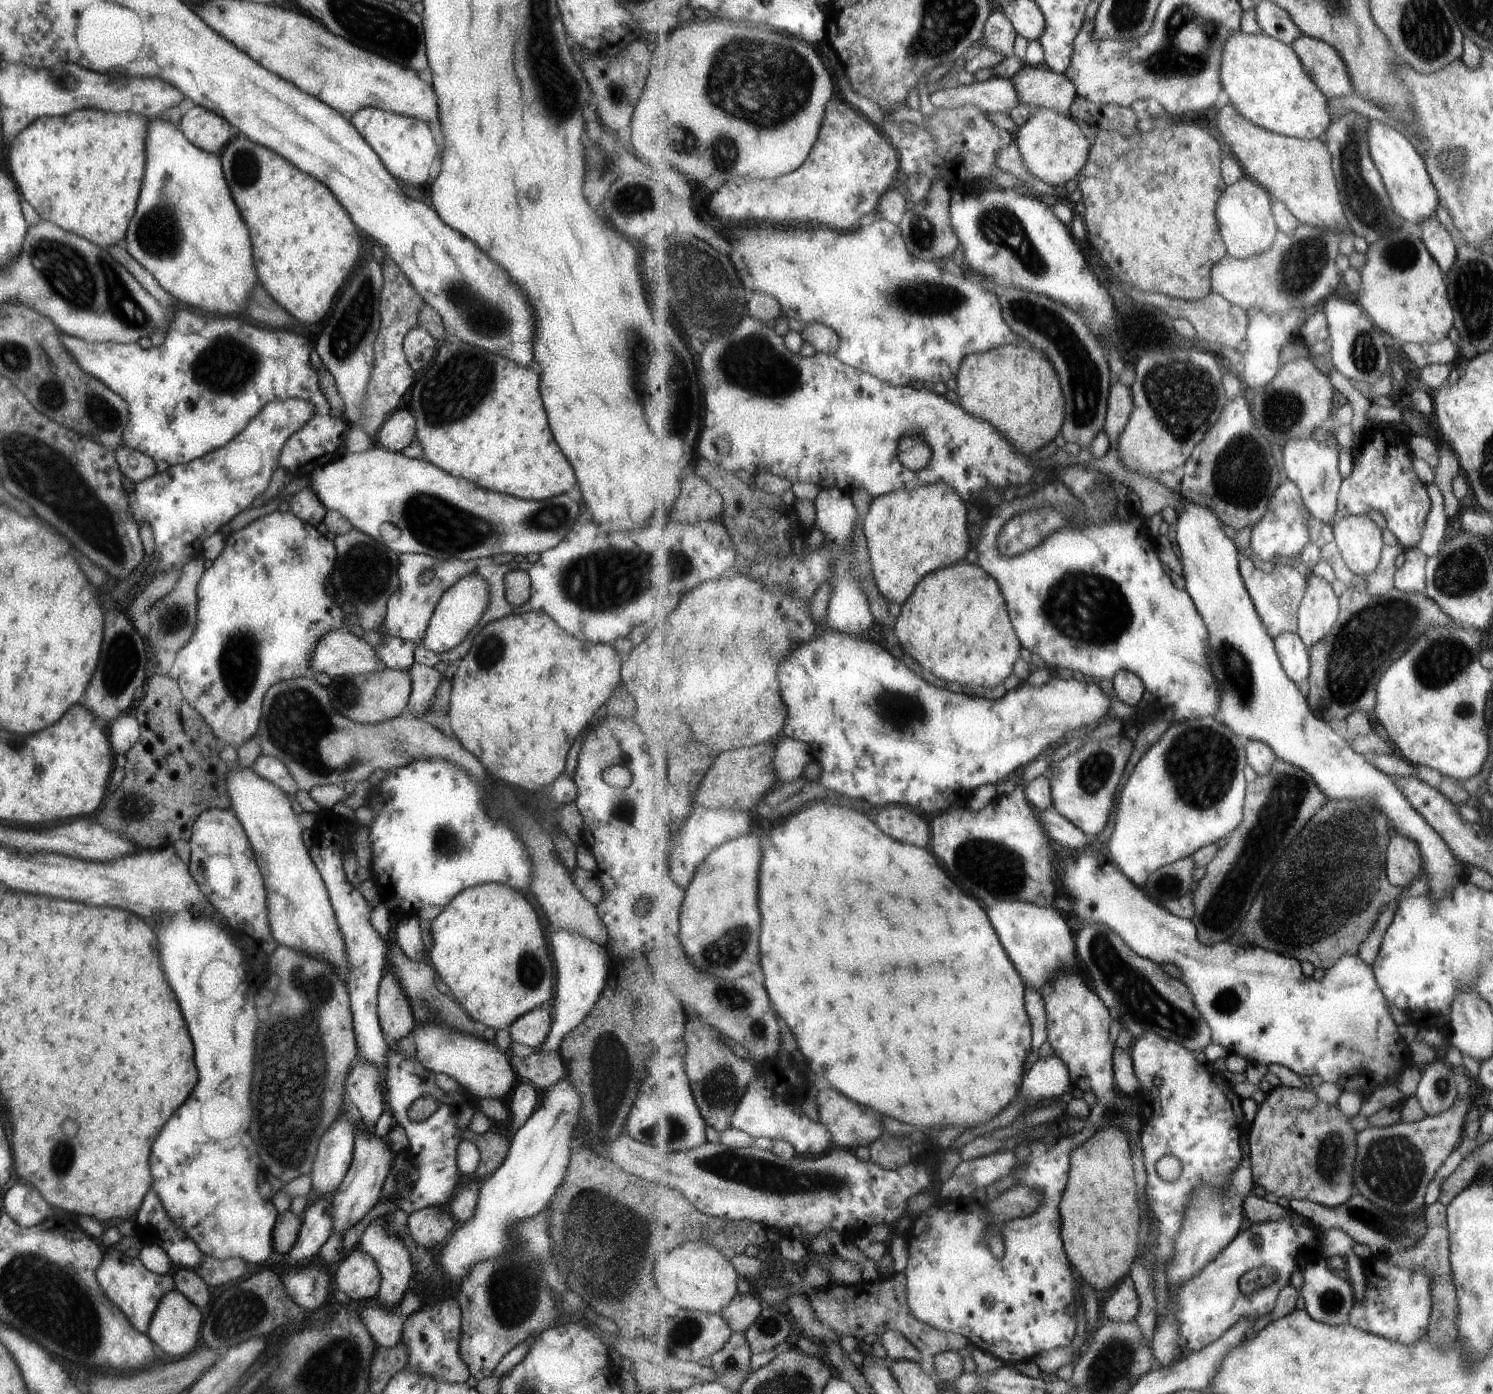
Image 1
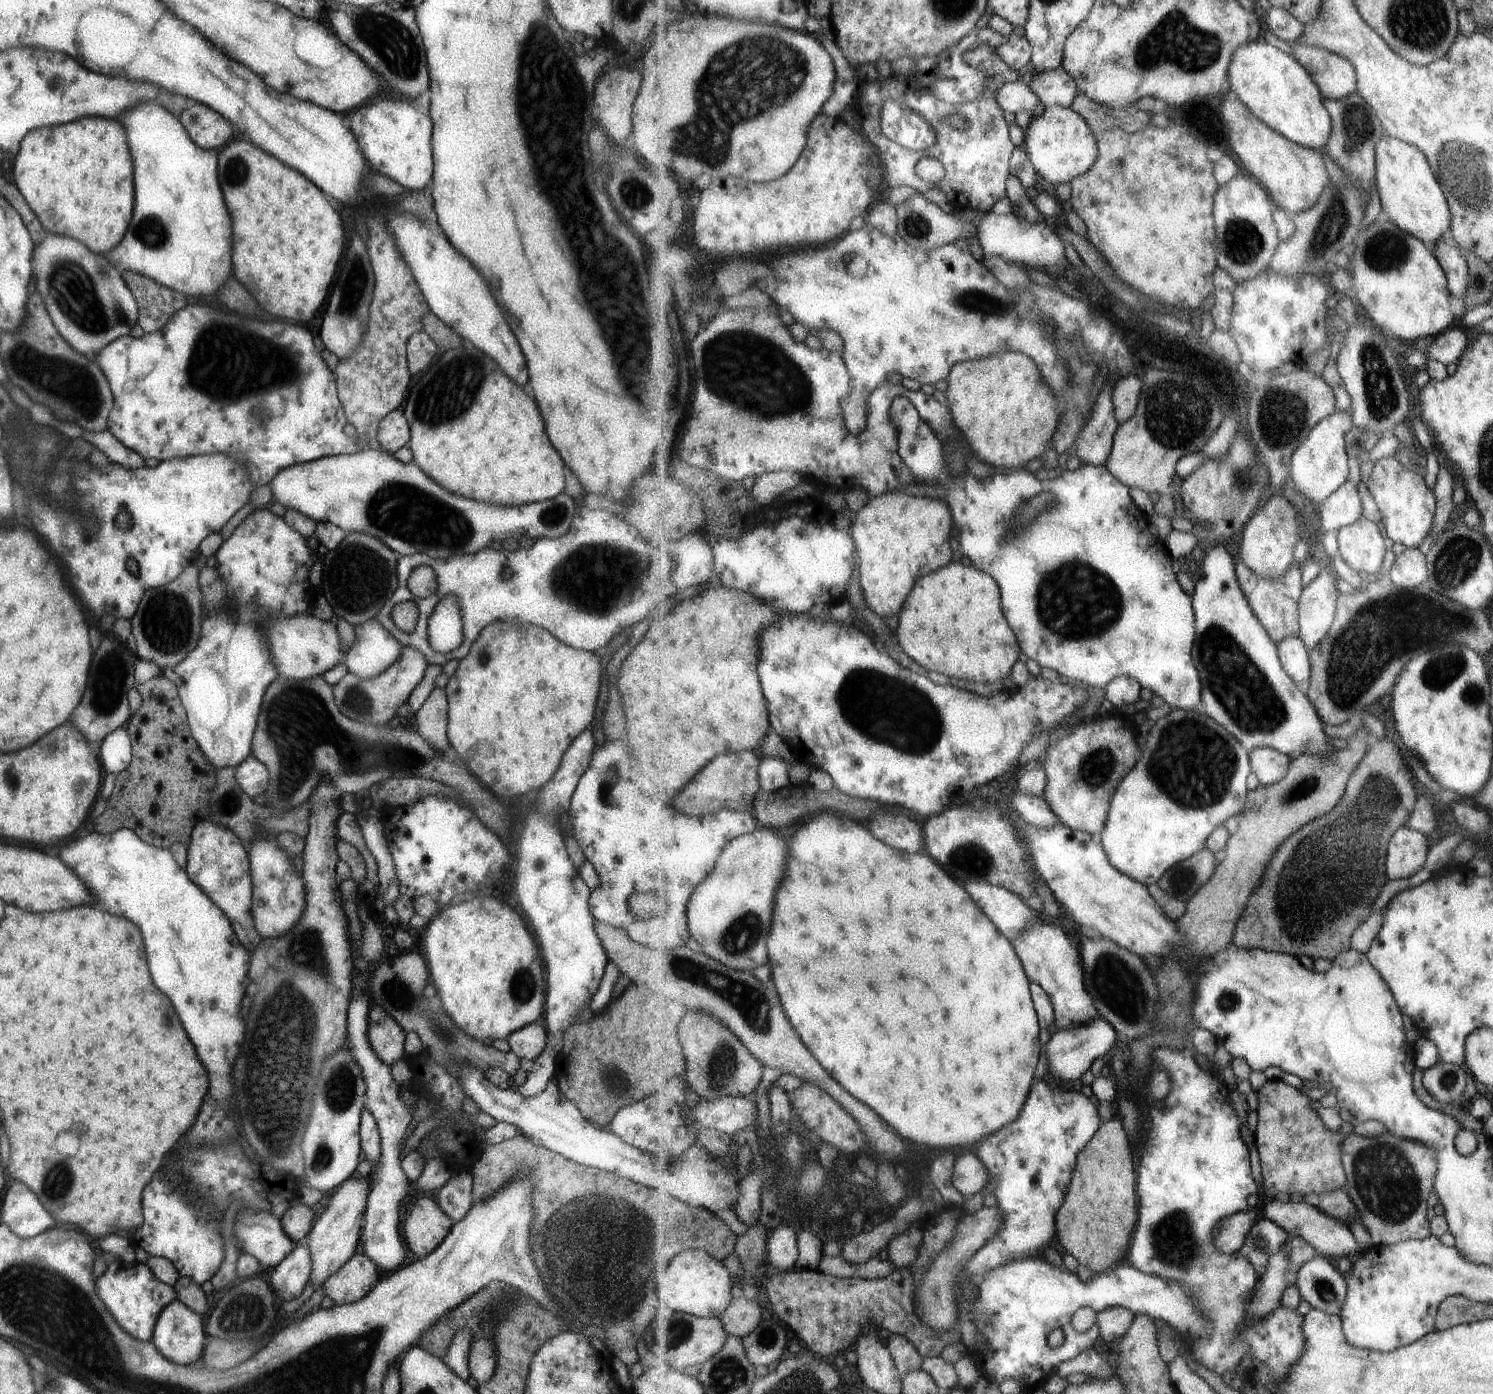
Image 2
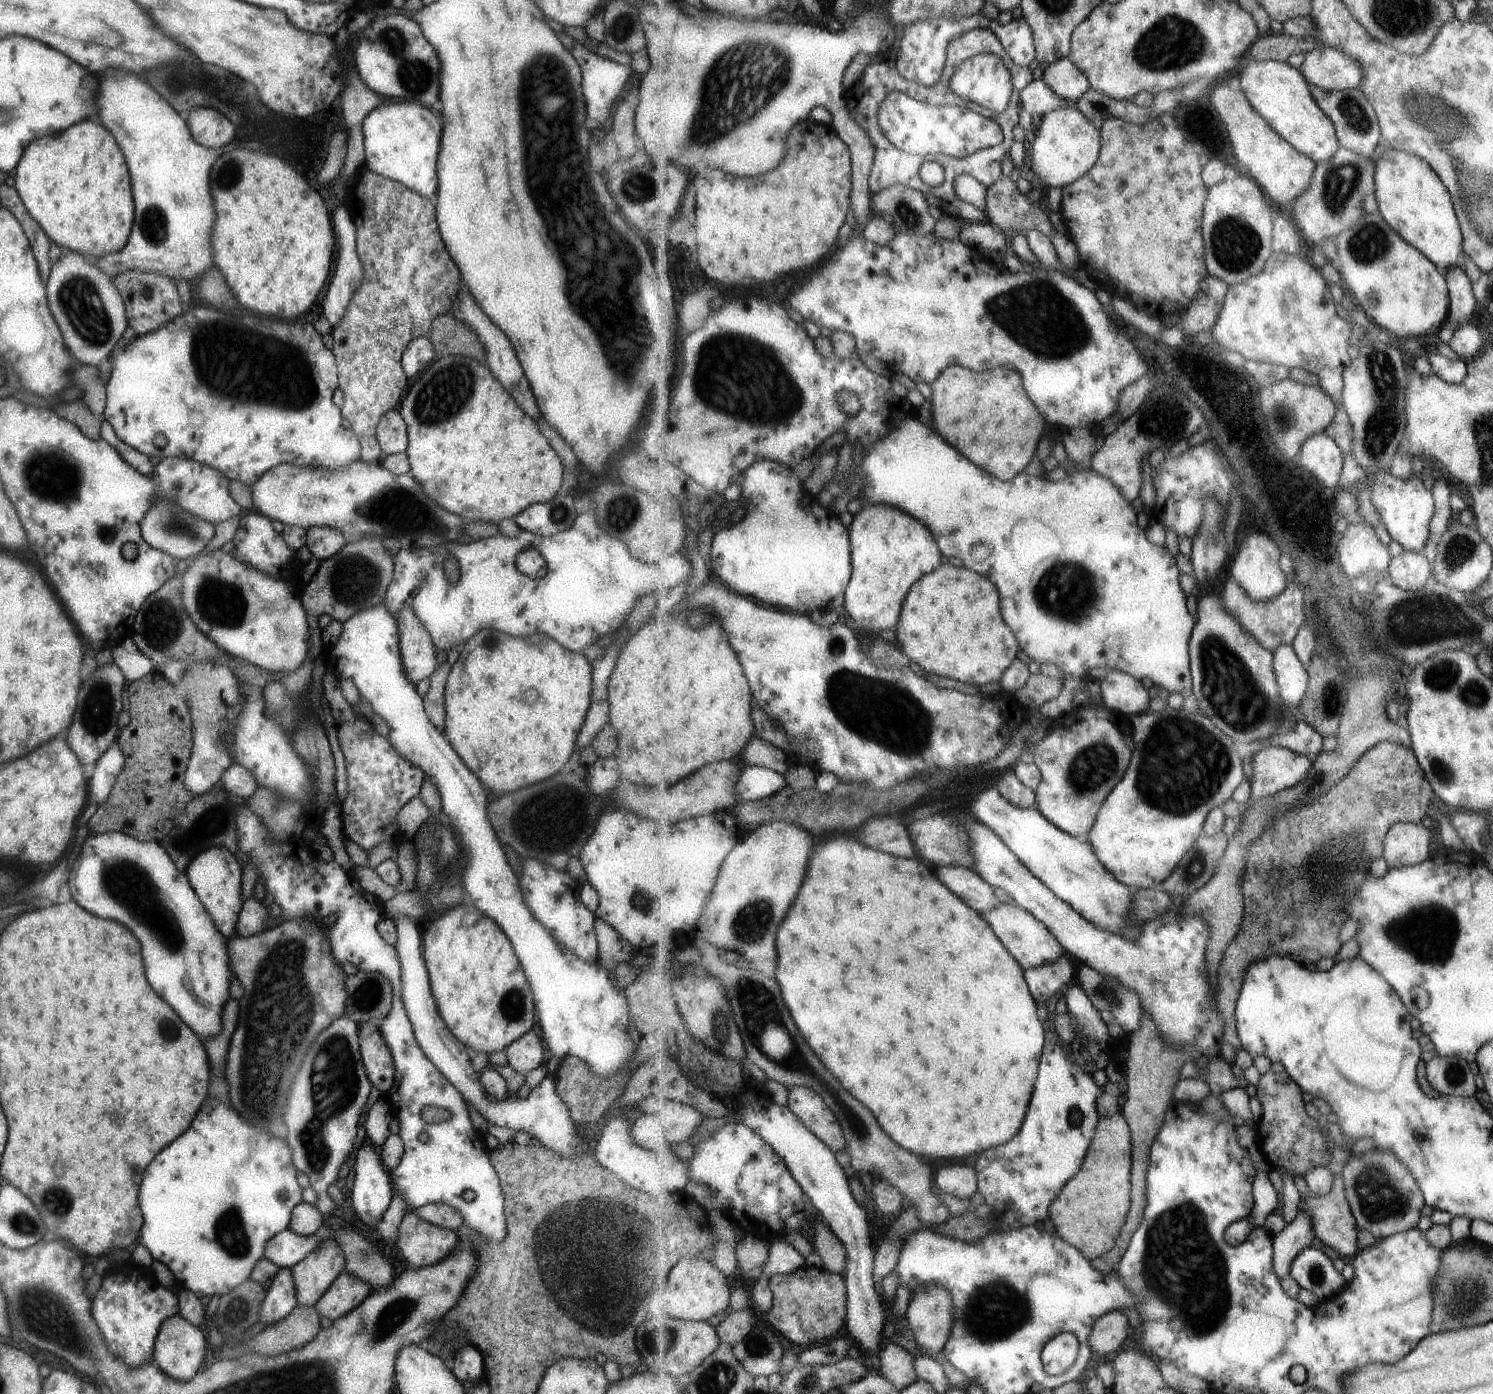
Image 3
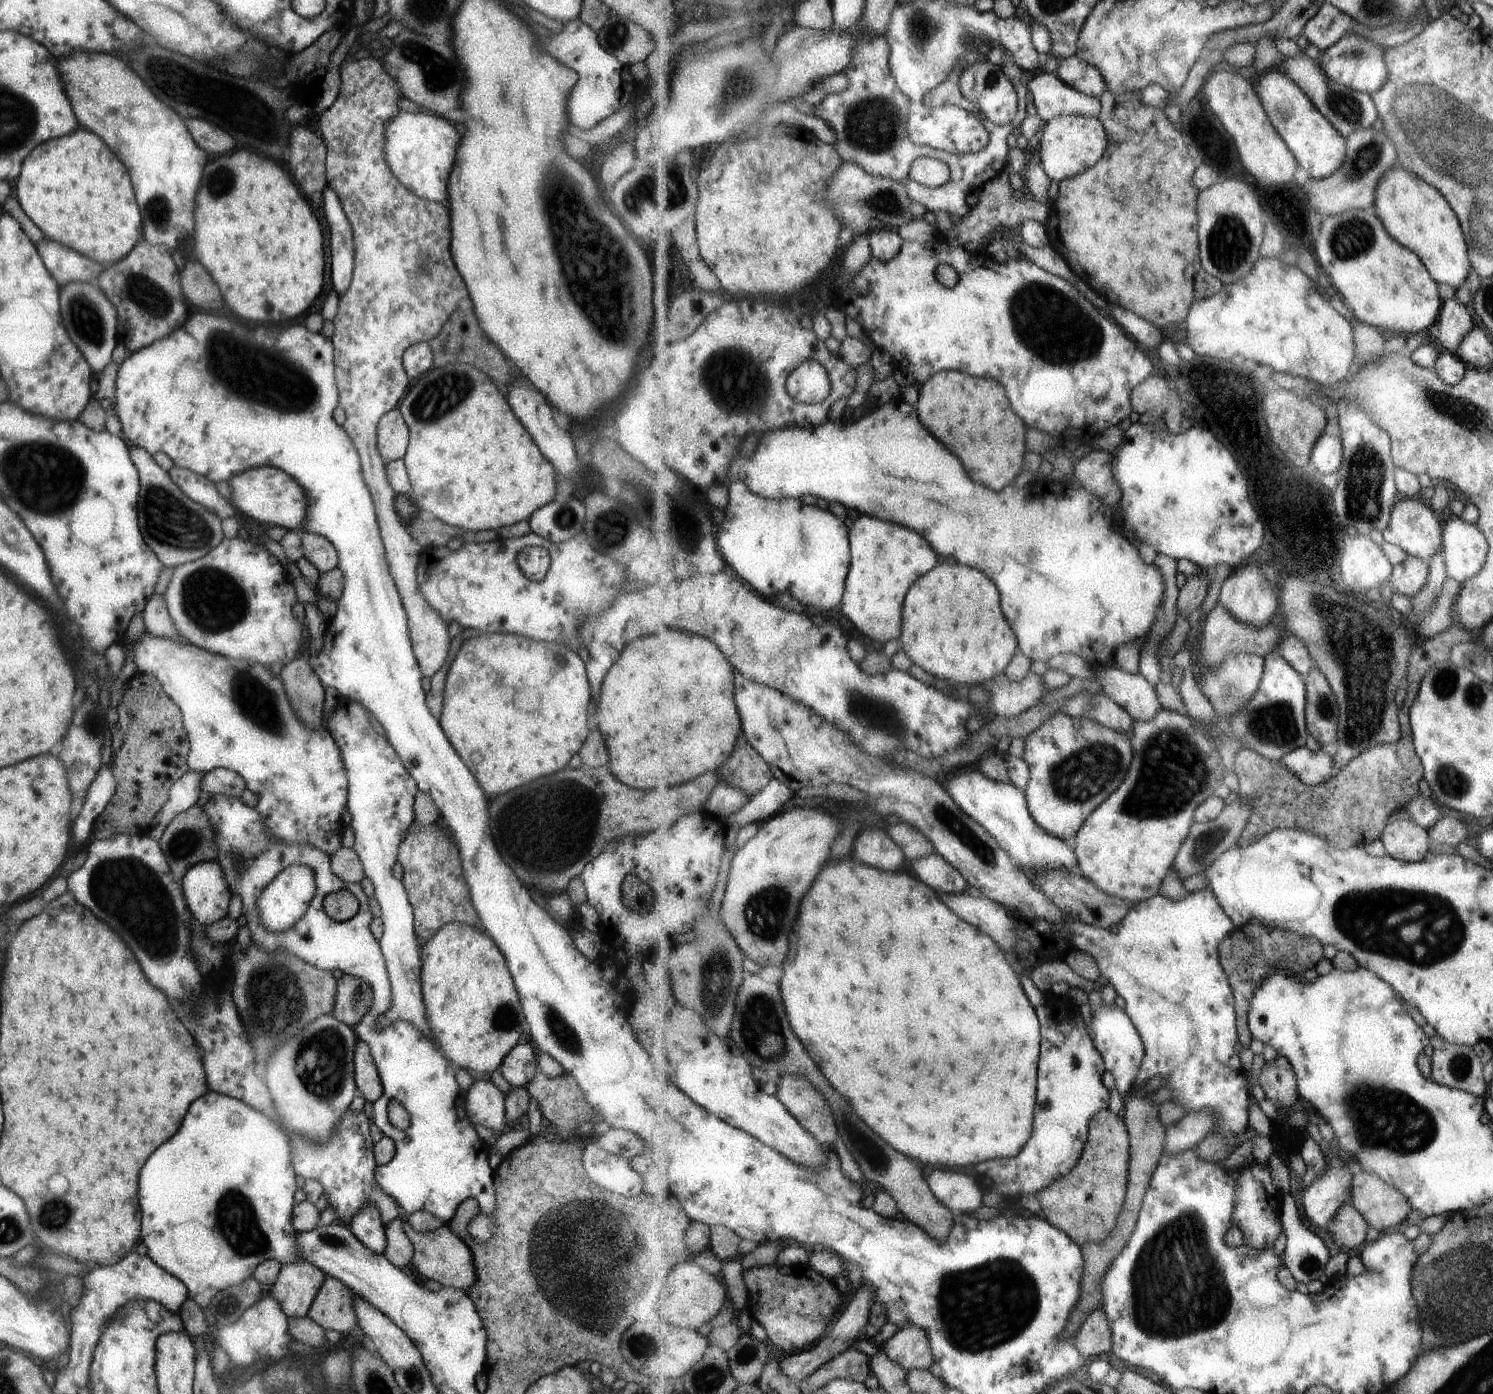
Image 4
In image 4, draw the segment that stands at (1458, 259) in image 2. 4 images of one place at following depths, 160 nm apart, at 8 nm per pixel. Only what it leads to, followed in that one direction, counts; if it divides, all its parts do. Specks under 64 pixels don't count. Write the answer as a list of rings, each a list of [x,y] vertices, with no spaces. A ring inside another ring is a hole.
[[[1446,289],[1443,292],[1442,314],[1437,322],[1441,349],[1452,355],[1455,355],[1455,349],[1461,339],[1475,326],[1475,318],[1471,317],[1469,306],[1455,300],[1453,297],[1455,291],[1450,293],[1450,290]]]

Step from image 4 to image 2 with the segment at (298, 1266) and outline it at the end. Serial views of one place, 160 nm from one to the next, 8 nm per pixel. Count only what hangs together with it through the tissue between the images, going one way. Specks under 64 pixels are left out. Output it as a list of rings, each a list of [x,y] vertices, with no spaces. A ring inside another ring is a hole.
[[[369,1174],[366,1177],[348,1176],[331,1193],[326,1208],[317,1216],[316,1221],[308,1230],[305,1236],[311,1257],[311,1270],[308,1278],[312,1282],[314,1290],[354,1253],[355,1244],[359,1240],[359,1228],[361,1228],[363,1214],[365,1214],[369,1187]]]

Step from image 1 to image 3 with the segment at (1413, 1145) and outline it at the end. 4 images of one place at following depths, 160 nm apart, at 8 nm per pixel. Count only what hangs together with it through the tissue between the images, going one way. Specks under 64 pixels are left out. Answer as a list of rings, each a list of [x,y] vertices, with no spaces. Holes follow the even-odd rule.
[[[1377,1148],[1366,1151],[1363,1156],[1355,1156],[1351,1152],[1342,1172],[1347,1200],[1361,1229],[1371,1233],[1376,1240],[1417,1229],[1426,1201],[1414,1176],[1395,1156],[1395,1152],[1381,1152]]]

